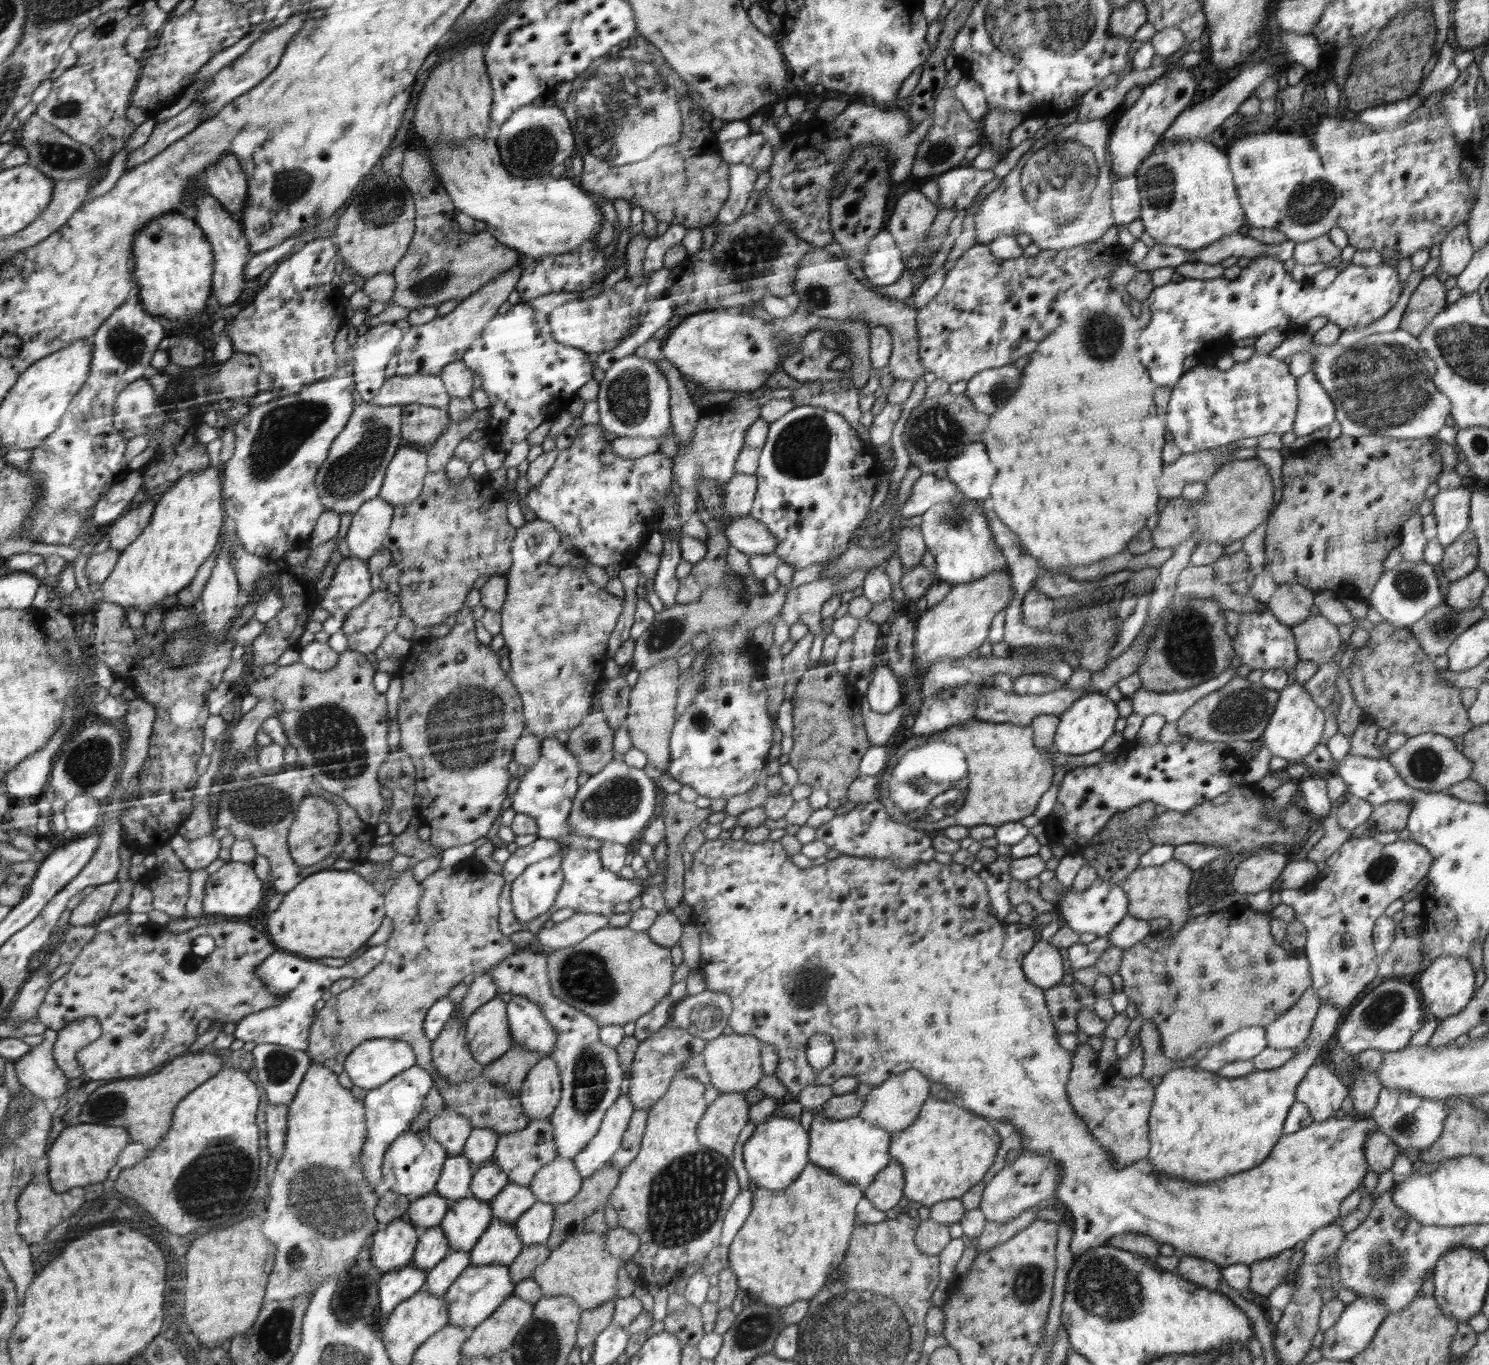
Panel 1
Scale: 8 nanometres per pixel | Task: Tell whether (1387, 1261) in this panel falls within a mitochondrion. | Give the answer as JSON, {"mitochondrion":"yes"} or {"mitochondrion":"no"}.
{"mitochondrion":"yes"}

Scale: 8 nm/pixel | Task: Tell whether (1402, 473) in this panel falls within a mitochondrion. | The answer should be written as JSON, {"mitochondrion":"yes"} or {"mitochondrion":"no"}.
{"mitochondrion":"no"}

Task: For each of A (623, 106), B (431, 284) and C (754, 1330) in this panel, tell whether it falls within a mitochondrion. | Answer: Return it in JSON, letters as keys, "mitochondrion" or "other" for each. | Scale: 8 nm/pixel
{"A":"mitochondrion","B":"mitochondrion","C":"mitochondrion"}

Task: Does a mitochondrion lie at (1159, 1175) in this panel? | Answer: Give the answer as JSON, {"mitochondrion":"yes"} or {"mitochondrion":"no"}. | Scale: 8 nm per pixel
{"mitochondrion":"no"}

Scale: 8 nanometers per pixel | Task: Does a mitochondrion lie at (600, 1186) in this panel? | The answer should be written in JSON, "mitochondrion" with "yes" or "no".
{"mitochondrion":"no"}

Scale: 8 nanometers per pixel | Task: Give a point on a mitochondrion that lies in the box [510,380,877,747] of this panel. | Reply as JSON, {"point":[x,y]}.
{"point":[801,452]}

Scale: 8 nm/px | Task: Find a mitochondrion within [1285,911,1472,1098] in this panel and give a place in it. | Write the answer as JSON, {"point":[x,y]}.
{"point":[1385,1007]}

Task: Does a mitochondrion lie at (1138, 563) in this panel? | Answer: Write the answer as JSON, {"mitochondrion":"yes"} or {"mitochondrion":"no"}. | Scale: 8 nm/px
{"mitochondrion":"no"}

